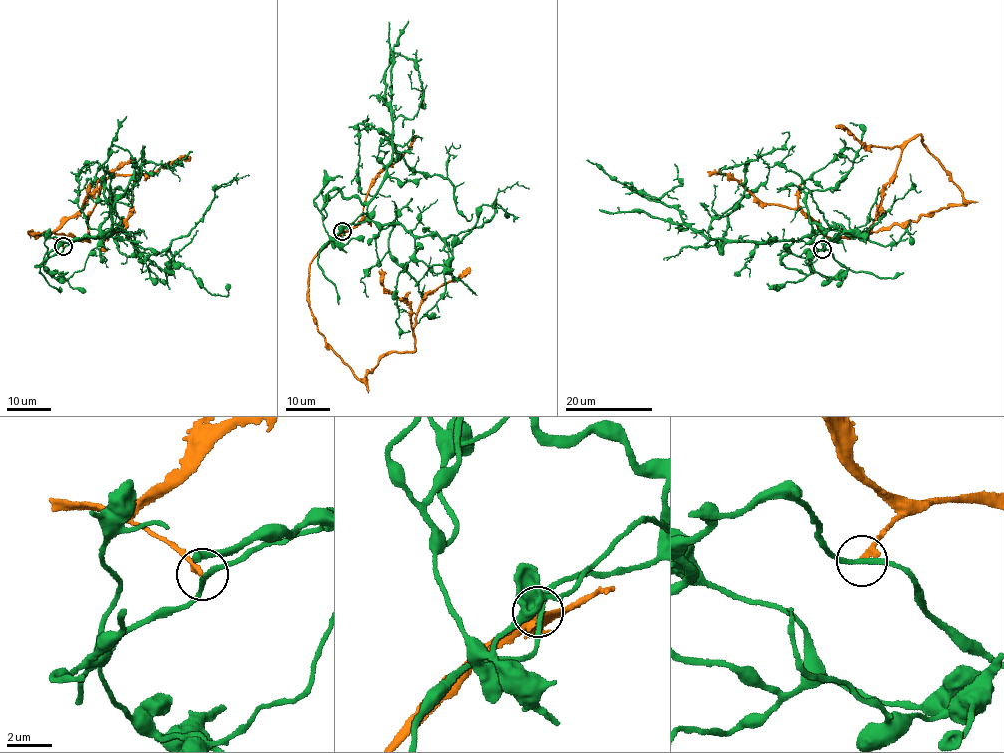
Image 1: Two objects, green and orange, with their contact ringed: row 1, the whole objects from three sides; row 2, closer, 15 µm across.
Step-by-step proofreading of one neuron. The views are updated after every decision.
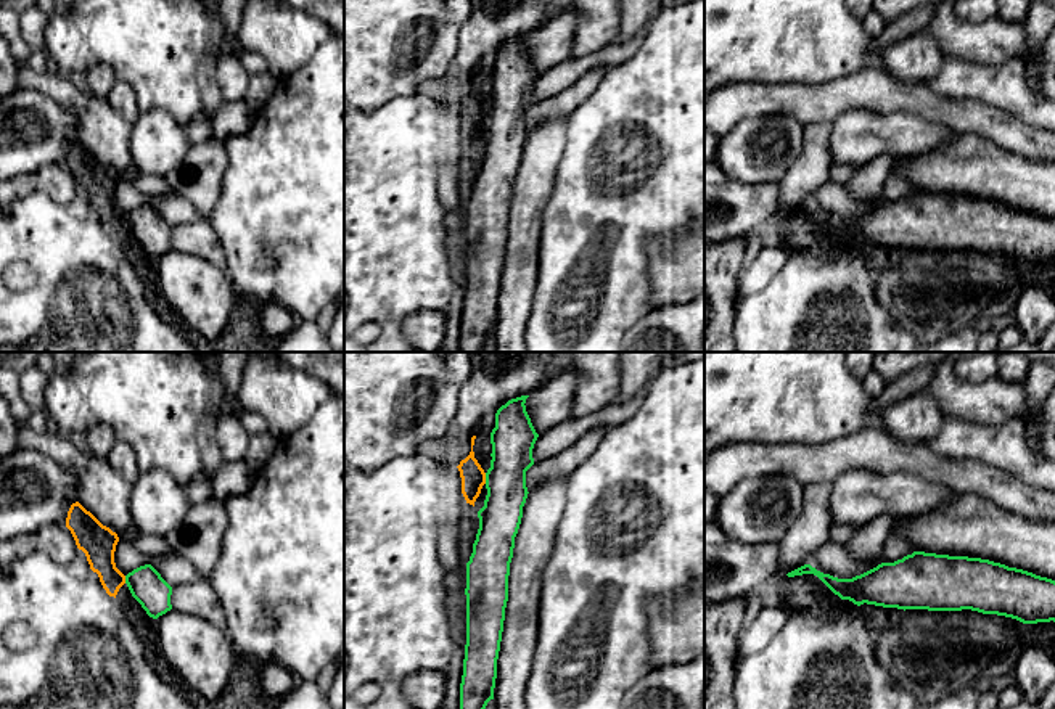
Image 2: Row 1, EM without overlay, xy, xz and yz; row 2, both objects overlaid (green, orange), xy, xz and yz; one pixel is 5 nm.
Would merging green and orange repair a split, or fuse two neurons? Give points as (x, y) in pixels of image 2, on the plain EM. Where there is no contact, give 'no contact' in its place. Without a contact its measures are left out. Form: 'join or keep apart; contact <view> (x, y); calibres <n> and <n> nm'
keep apart; contact xz (486, 118); calibres 220 and 120 nm

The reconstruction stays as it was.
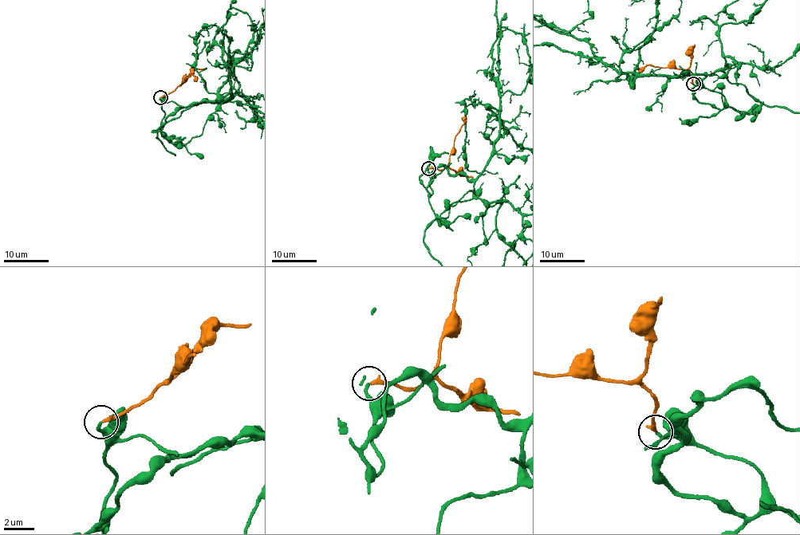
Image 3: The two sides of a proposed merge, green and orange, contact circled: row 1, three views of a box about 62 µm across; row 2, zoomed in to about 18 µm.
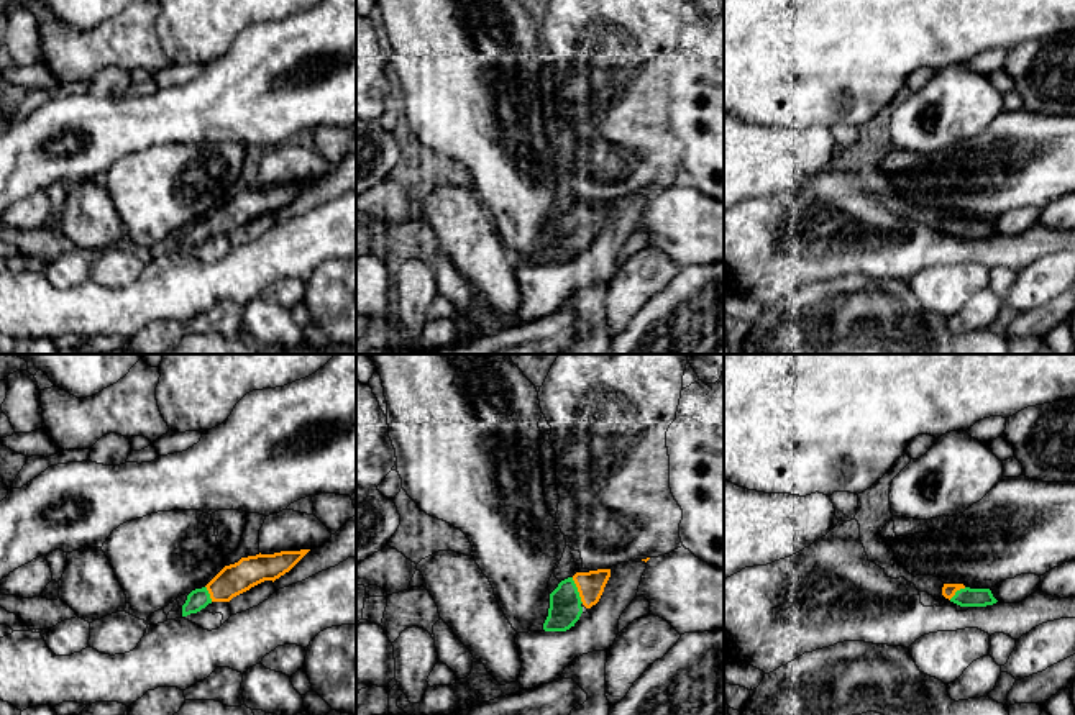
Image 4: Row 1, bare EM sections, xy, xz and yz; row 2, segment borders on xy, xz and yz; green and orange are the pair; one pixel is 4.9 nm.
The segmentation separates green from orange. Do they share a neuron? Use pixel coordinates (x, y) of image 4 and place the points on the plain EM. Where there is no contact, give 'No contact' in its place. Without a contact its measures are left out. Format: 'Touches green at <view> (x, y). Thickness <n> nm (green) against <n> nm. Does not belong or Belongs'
Touches green at xz (576, 223). Thickness 160 nm (green) against 130 nm. Belongs

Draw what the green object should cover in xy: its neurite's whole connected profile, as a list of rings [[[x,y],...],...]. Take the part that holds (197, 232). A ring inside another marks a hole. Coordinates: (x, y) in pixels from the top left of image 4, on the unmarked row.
[[[310,182],[281,184],[241,190],[225,198],[205,220],[195,221],[182,238],[182,249],[197,246],[212,235],[230,235],[233,230],[289,205]]]

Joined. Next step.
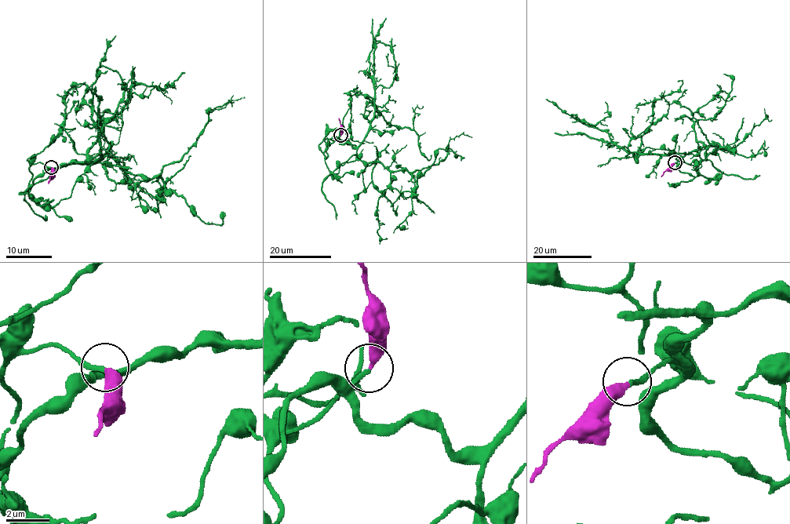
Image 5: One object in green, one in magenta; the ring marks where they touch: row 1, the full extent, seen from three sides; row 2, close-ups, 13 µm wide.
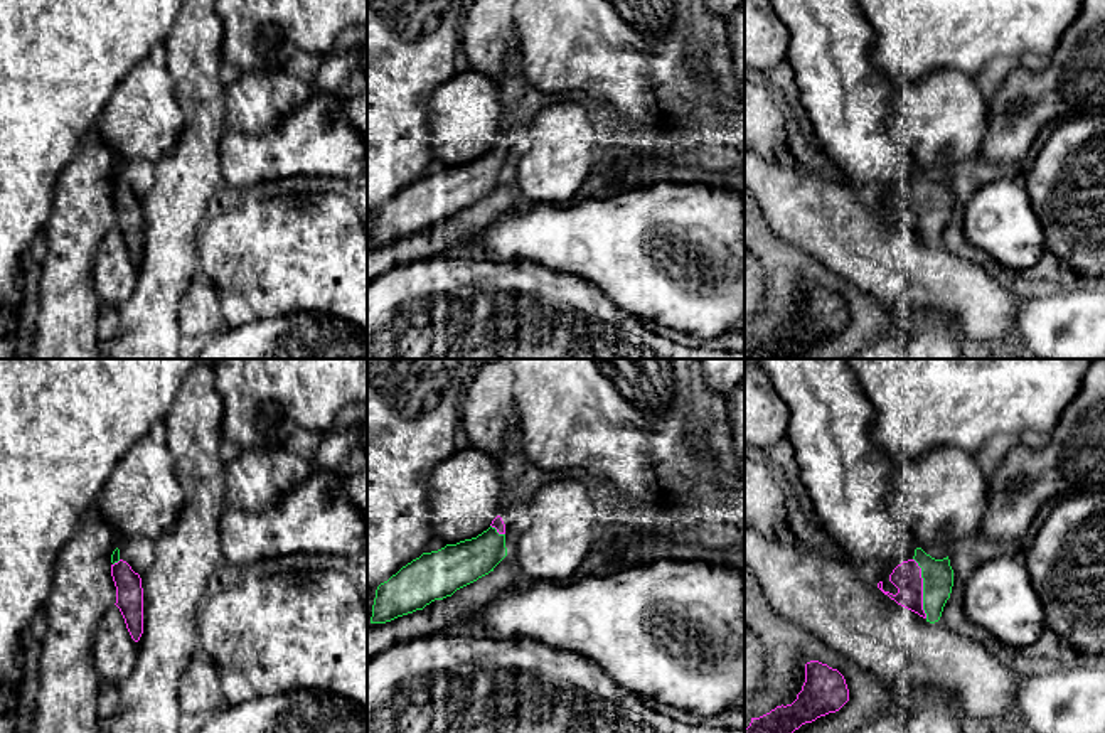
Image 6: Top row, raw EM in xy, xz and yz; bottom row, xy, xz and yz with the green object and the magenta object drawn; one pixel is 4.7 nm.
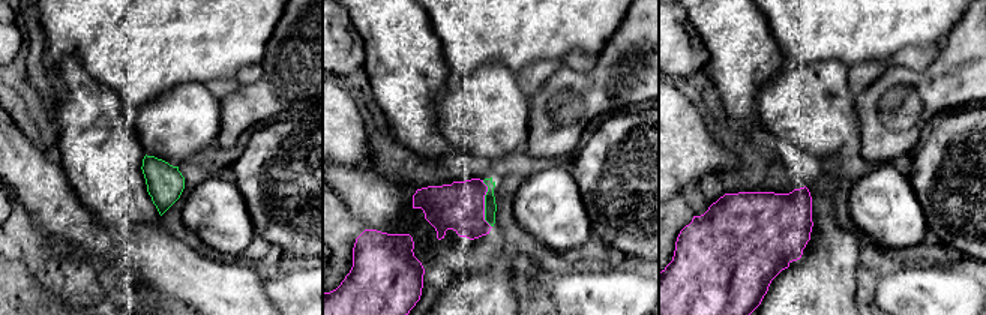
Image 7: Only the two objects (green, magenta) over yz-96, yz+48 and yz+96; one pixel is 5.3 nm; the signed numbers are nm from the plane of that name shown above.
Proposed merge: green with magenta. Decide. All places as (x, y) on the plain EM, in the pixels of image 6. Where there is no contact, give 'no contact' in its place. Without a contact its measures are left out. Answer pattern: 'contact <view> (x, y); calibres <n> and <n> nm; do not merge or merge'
contact yz (923, 211); calibres 150 and 140 nm; merge

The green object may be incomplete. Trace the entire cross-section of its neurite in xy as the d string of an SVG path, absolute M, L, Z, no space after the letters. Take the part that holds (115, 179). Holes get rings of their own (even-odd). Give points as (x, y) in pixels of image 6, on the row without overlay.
M116 170L111 177L111 199L116 209L116 229L120 231L126 251L135 265L143 256L143 211L141 201L120 180Z

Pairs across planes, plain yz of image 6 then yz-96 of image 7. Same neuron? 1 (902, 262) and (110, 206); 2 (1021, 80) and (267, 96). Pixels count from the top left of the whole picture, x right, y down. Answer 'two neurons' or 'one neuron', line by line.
1: two neurons
2: one neuron

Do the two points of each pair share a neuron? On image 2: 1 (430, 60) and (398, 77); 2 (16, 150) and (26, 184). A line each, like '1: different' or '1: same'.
1: same
2: different

